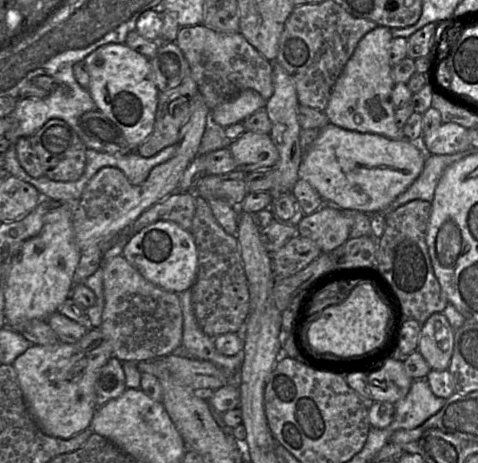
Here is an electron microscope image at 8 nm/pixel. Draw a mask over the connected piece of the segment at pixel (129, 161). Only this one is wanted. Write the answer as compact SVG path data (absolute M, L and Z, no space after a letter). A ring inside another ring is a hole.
M176 144L168 146L152 157L143 157L131 151L117 158L115 168L121 170L133 185L142 184L149 176L151 170L169 159L176 153Z

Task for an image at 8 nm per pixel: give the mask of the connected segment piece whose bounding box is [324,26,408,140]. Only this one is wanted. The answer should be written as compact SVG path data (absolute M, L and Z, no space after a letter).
M377 26L359 41L338 77L324 111L330 123L359 133L378 134L393 140L408 140L395 122L396 108L391 100L395 85L390 63L392 40L390 28Z

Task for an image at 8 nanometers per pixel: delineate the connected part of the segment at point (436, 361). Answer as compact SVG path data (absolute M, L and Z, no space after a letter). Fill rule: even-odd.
M441 312L432 314L422 324L417 351L431 369L448 370L454 350L454 331Z

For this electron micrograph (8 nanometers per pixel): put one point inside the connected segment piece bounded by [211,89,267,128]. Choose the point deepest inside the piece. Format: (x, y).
(236, 110)

